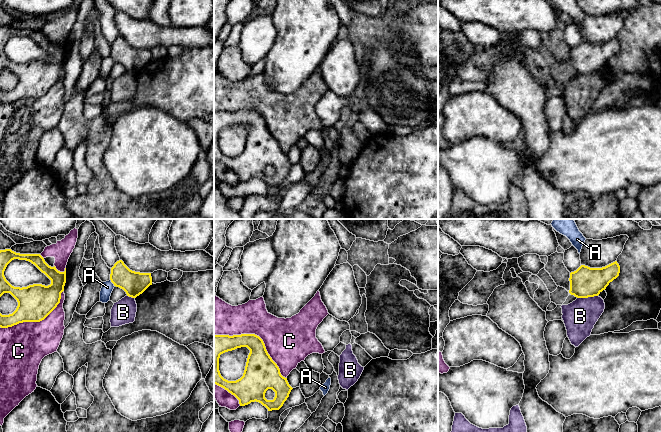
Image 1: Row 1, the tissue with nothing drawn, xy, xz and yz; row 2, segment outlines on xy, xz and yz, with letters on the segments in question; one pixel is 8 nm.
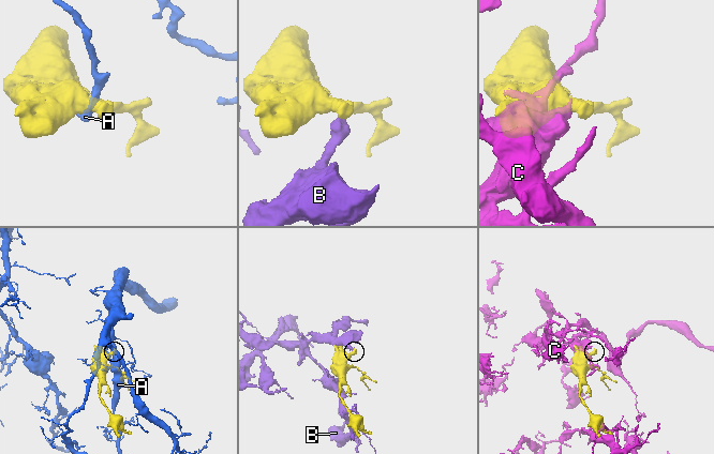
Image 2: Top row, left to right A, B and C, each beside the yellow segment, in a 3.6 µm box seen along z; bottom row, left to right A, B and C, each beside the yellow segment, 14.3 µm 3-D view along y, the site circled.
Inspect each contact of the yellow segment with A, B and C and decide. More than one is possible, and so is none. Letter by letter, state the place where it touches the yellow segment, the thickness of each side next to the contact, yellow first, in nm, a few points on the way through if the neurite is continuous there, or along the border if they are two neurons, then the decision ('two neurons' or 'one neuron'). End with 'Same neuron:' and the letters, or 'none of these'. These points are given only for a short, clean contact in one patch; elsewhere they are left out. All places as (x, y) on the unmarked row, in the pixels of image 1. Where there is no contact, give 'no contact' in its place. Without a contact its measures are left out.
A: xy (112, 58) | 190/100 nm | two neurons
B: yz (587, 73) | 240/260 nm | along yz (597, 71), (577, 74) | two neurons
C: xz (258, 112) | 240/380 nm | two neurons
Same neuron: none of these

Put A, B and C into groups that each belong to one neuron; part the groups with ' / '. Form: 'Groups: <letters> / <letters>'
Groups: A / B / C

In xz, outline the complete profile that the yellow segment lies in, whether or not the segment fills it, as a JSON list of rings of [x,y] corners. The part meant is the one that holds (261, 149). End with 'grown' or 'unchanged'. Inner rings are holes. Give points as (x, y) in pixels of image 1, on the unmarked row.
[[[255,110],[214,111],[214,160],[234,171],[240,182],[256,177],[268,187],[279,186],[293,165],[268,130],[263,116]],[[241,123],[250,126],[243,152],[236,157],[228,157],[219,147],[220,131]],[[268,165],[275,168],[273,176],[265,174]]]; unchanged

